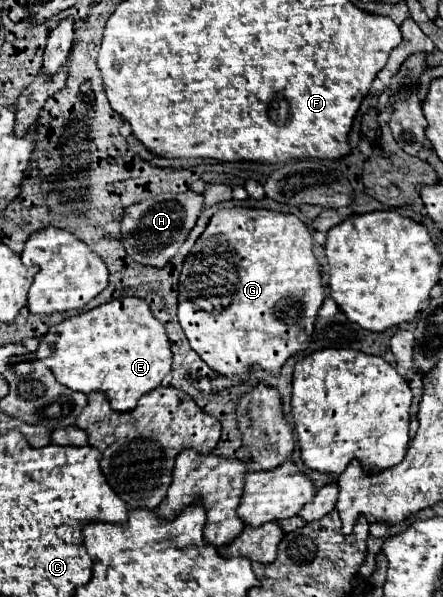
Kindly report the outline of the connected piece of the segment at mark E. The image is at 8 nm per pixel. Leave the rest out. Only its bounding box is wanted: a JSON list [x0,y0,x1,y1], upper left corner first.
[36,297,172,411]

